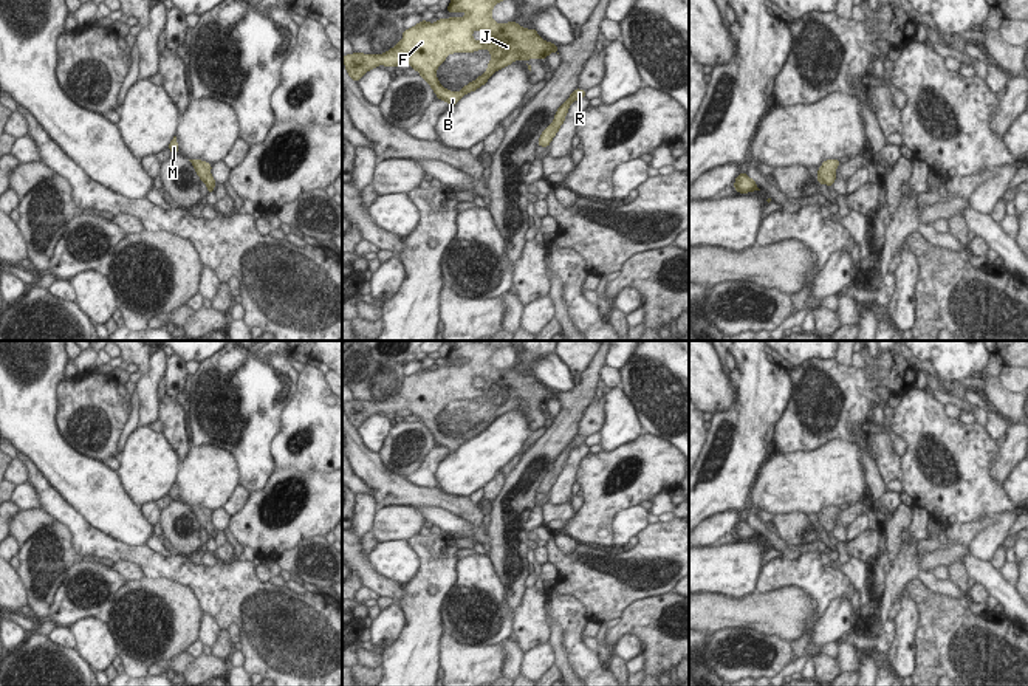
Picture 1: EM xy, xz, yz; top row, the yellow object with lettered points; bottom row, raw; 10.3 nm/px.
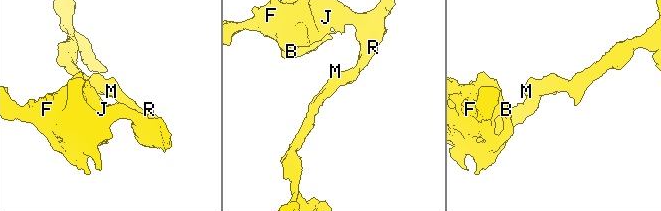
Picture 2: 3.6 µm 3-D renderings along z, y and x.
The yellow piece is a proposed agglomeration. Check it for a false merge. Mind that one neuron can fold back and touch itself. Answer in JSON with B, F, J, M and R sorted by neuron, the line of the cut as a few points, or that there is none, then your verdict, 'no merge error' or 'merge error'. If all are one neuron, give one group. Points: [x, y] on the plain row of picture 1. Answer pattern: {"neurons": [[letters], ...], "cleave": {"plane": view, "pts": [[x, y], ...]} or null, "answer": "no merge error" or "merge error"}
{"neurons": [["B", "F", "J", "M", "R"]], "cleave": null, "answer": "no merge error"}

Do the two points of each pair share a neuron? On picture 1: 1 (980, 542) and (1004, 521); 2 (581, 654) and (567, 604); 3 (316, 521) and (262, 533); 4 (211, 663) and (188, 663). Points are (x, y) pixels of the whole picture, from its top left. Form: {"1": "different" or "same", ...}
{"1": "same", "2": "same", "3": "same", "4": "same"}

